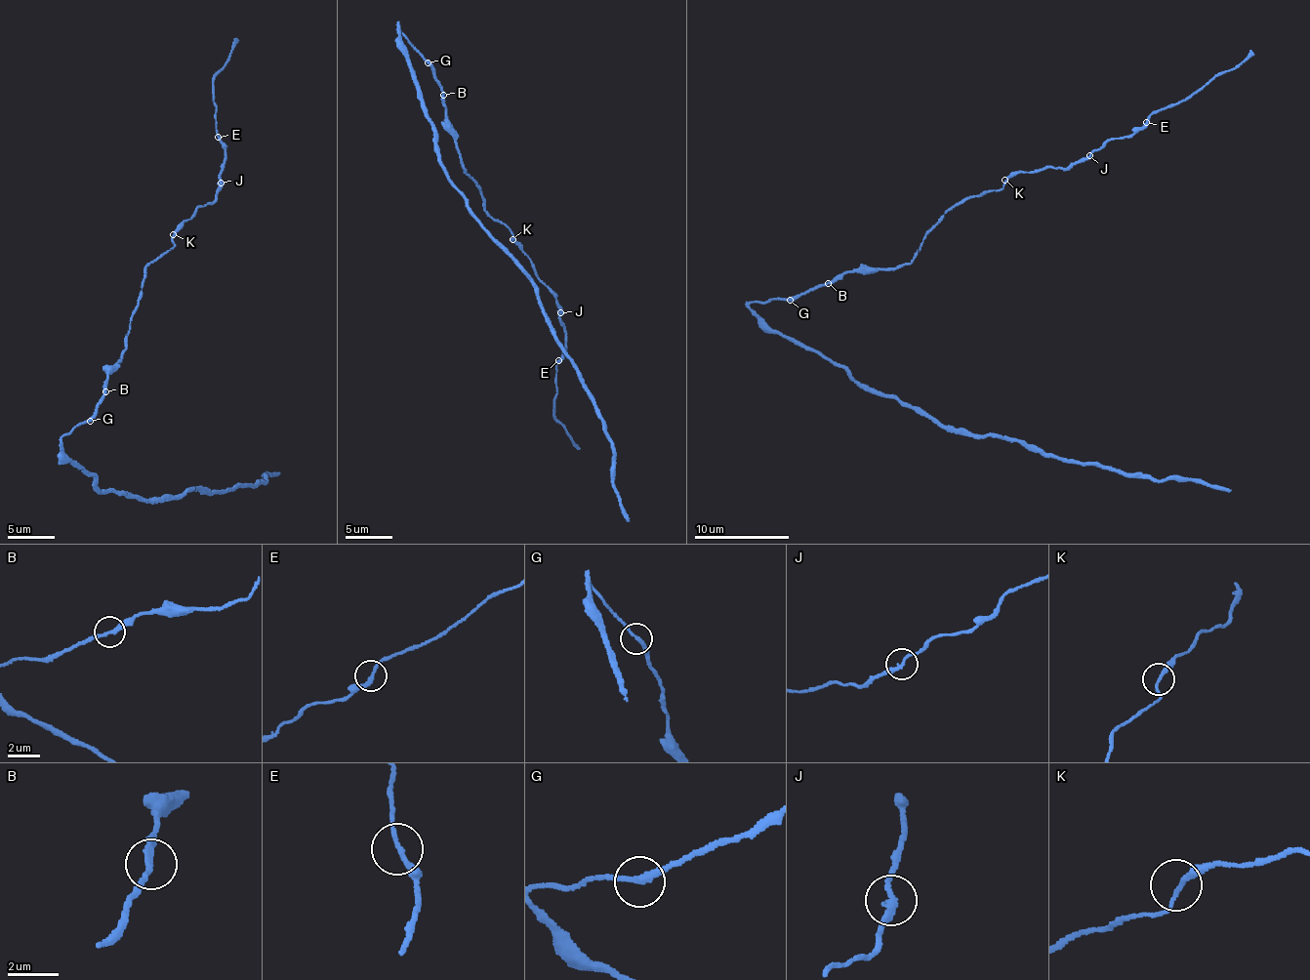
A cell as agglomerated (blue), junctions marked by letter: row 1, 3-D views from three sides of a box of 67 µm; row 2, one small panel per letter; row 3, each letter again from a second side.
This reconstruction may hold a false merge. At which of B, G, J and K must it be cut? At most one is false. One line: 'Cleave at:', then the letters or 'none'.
Cleave at: none

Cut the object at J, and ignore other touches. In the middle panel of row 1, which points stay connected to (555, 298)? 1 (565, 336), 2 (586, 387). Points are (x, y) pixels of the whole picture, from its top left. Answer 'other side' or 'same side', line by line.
1: other side
2: same side

